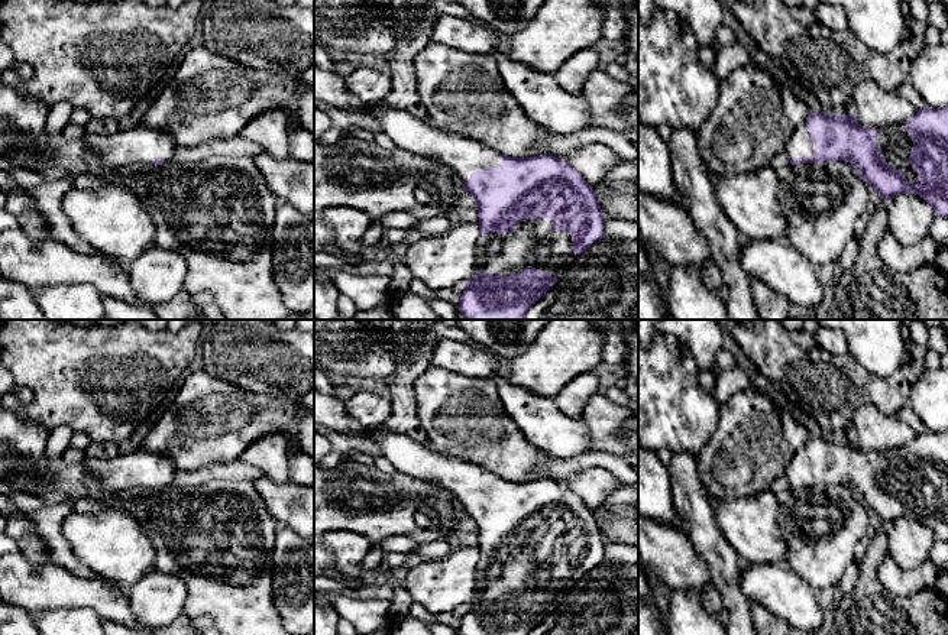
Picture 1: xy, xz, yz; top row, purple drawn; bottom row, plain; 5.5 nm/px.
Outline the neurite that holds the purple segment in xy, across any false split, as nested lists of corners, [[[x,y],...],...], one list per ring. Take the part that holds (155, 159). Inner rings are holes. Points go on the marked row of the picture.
[[[143,124],[113,135],[85,132],[81,139],[97,163],[111,166],[164,163],[177,149],[169,135]]]

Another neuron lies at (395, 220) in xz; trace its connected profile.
[[[391,213],[376,220],[372,218],[371,226],[381,224],[385,230],[389,229],[411,230],[417,227],[418,221],[420,220],[412,213]]]

